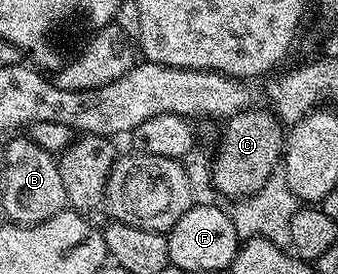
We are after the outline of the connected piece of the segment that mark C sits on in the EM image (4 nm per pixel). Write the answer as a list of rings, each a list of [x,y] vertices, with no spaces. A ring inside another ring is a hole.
[[[255,105],[226,120],[219,152],[210,160],[211,184],[223,199],[238,201],[258,194],[270,180],[271,174],[280,170],[285,142],[285,127],[277,116],[262,106]],[[263,110],[263,111],[262,111]],[[223,135],[223,140],[222,139]]]

